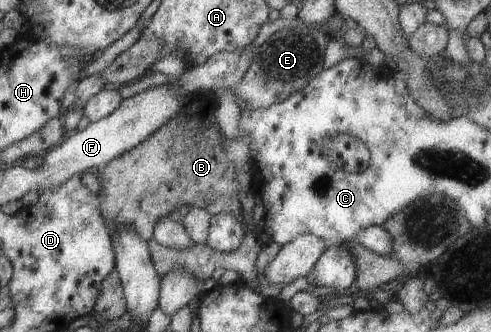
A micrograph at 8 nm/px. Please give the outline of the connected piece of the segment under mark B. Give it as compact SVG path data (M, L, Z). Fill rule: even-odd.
M199 92L185 101L185 107L172 120L98 169L98 210L109 232L118 226L132 226L142 240L149 241L153 223L182 205L197 206L210 216L226 214L239 224L238 181L234 163L223 151L225 138L216 124L215 112L216 96Z

